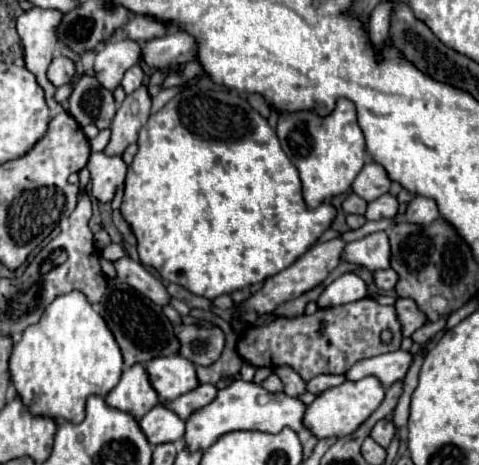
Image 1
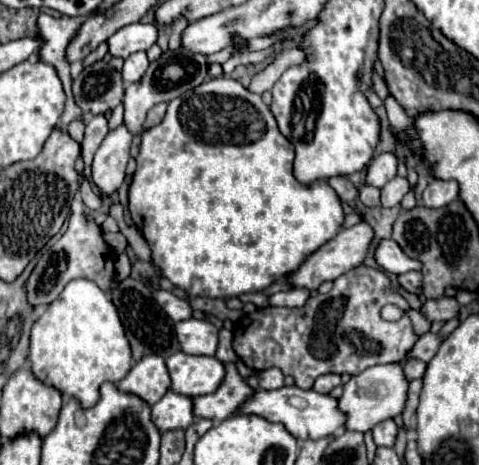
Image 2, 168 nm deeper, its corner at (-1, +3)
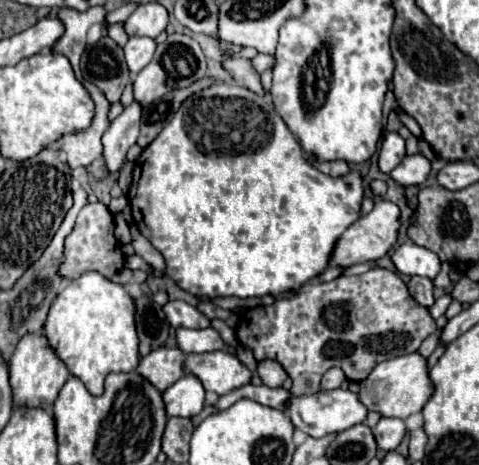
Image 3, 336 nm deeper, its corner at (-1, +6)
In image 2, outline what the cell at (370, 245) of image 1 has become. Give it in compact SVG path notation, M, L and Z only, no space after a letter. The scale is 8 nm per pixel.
M383 239L379 243L379 247L375 251L375 259L385 271L395 273L395 275L401 275L407 271L421 271L421 267L423 267L423 263L419 259L407 257L393 239Z

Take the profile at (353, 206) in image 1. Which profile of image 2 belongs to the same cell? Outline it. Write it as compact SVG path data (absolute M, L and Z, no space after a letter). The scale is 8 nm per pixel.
M365 185L359 191L359 199L367 207L377 207L379 205L379 197L381 197L381 191L377 187L373 187L373 185Z

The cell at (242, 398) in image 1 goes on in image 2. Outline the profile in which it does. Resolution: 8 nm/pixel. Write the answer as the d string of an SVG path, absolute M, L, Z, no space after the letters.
M295 385L293 387L281 387L277 391L259 391L257 389L253 399L247 399L243 403L243 407L239 409L239 413L255 413L255 415L261 415L263 419L267 419L271 423L283 423L285 429L297 439L309 439L309 437L311 439L321 439L321 437L333 435L347 421L347 415L339 409L339 401L335 397L321 395L313 389L303 391Z

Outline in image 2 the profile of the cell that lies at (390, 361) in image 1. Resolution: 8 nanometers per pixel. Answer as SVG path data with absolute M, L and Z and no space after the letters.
M425 333L425 335L415 343L413 351L409 351L407 359L421 359L421 361L429 363L429 361L435 357L435 353L439 351L439 347L441 347L443 341L445 341L445 337L439 337L437 333Z

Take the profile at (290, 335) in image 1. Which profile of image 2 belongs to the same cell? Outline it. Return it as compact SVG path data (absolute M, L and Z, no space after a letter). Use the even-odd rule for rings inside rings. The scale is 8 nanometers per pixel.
M361 265L337 277L327 295L313 293L303 307L265 307L243 315L233 327L233 349L249 369L277 367L291 375L297 387L311 389L315 379L325 373L359 375L367 367L405 359L419 339L407 311L409 303L393 293L389 277ZM389 303L405 311L399 321L381 319L381 309Z

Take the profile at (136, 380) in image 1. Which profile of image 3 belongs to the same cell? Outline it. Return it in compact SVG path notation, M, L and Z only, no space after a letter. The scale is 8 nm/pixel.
M157 348L149 352L145 358L141 358L137 372L145 376L159 392L165 392L171 384L175 384L183 372L183 360L185 354L179 348Z

